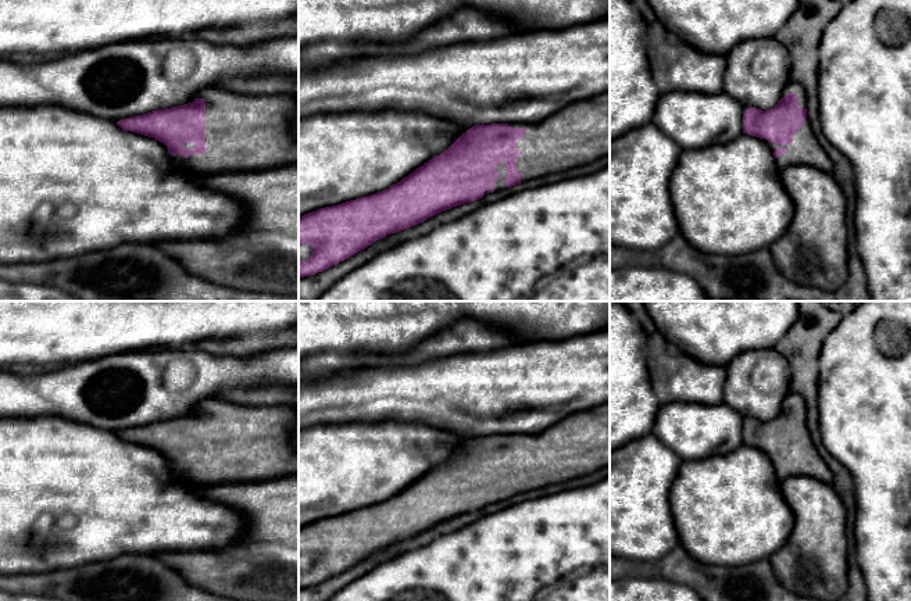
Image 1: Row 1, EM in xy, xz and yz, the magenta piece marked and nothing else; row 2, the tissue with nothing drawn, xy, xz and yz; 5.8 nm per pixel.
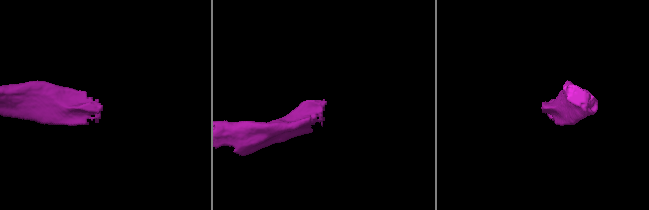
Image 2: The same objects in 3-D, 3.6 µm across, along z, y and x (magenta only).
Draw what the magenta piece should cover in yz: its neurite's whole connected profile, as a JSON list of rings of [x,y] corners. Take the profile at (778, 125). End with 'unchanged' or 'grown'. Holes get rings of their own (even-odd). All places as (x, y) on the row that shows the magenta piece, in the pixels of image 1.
[[[789,81],[779,103],[767,111],[743,108],[743,133],[769,144],[779,171],[789,165],[811,165],[828,173],[833,162],[814,135],[805,108],[804,87]]] | grown

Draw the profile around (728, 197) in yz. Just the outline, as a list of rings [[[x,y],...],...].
[[[747,133],[726,143],[683,150],[669,193],[679,233],[697,251],[708,254],[732,257],[769,248],[793,218],[793,201],[783,187],[769,144]]]

